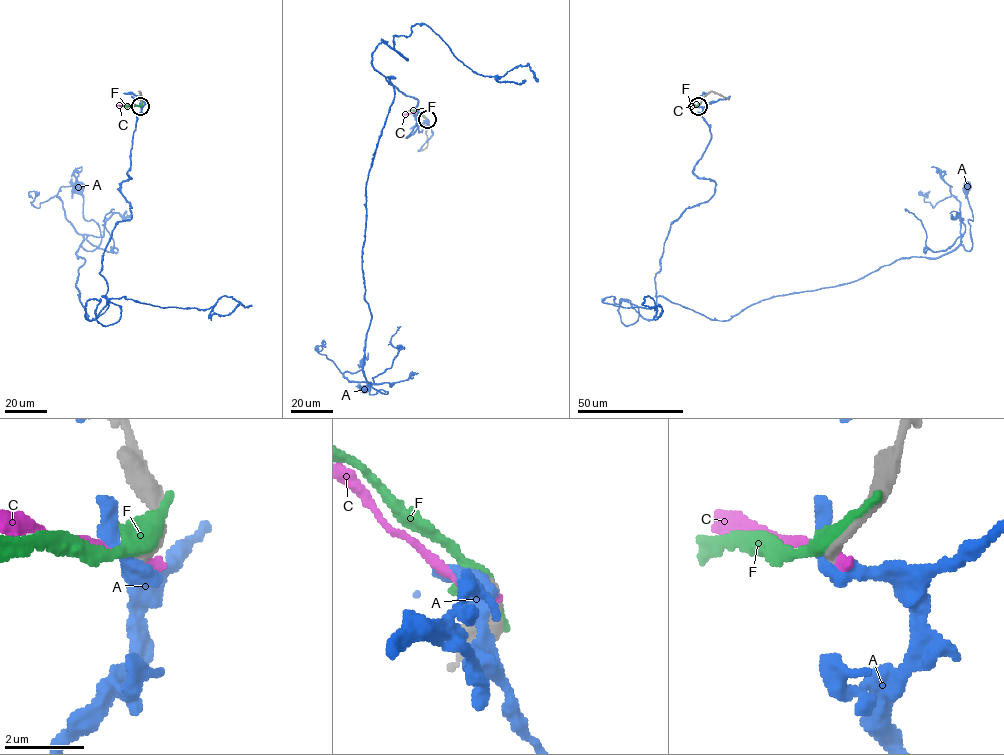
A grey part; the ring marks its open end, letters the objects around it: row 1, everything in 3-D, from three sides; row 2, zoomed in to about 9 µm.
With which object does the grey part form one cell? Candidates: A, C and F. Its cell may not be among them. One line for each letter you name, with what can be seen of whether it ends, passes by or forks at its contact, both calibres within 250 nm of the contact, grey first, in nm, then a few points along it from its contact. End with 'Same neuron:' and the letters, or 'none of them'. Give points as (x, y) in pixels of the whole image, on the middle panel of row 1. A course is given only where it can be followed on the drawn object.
Same neuron: none of them

